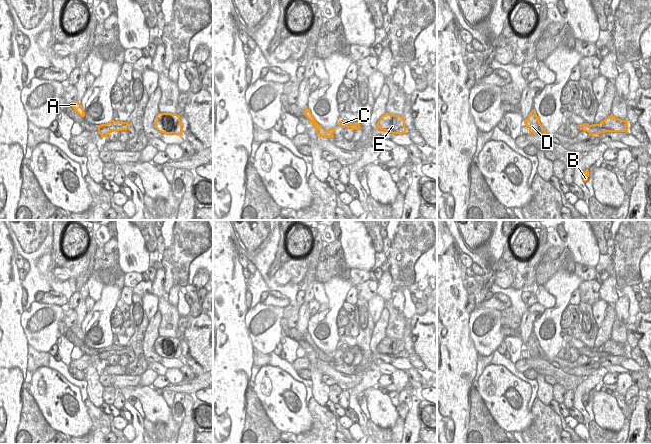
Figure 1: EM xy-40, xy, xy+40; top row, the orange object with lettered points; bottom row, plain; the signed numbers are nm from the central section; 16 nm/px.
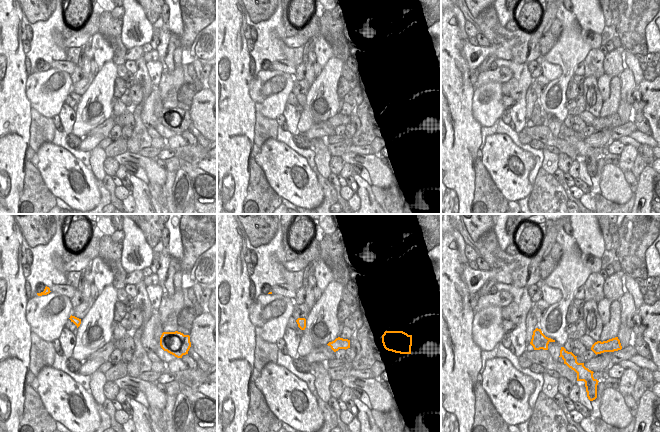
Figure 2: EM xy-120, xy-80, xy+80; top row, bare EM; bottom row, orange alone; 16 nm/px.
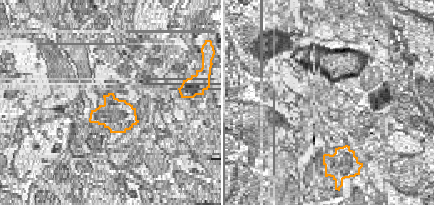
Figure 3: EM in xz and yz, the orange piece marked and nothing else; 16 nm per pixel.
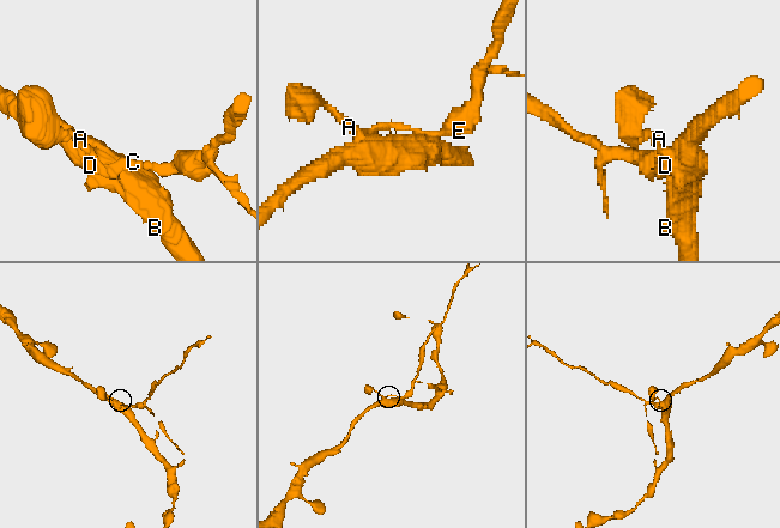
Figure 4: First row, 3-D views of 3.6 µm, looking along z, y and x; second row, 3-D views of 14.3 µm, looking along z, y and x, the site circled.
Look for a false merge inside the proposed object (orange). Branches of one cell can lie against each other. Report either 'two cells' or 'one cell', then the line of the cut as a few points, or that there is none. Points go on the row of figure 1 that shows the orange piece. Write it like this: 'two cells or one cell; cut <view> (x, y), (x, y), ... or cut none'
two cells; cut xy+40 (536, 115), (539, 133)

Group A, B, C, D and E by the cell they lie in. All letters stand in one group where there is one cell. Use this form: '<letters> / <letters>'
A C E / B D

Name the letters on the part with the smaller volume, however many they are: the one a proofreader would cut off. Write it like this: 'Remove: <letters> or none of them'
Remove: A, C, E

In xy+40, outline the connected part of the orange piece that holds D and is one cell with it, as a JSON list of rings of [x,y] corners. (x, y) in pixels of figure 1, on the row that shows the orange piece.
[[[532,109],[528,118],[524,121],[524,124],[528,127],[529,133],[539,134],[539,126],[536,122],[536,111]]]

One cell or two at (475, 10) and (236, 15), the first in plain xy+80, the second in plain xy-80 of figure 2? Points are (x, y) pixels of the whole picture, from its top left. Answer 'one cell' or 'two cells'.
two cells

